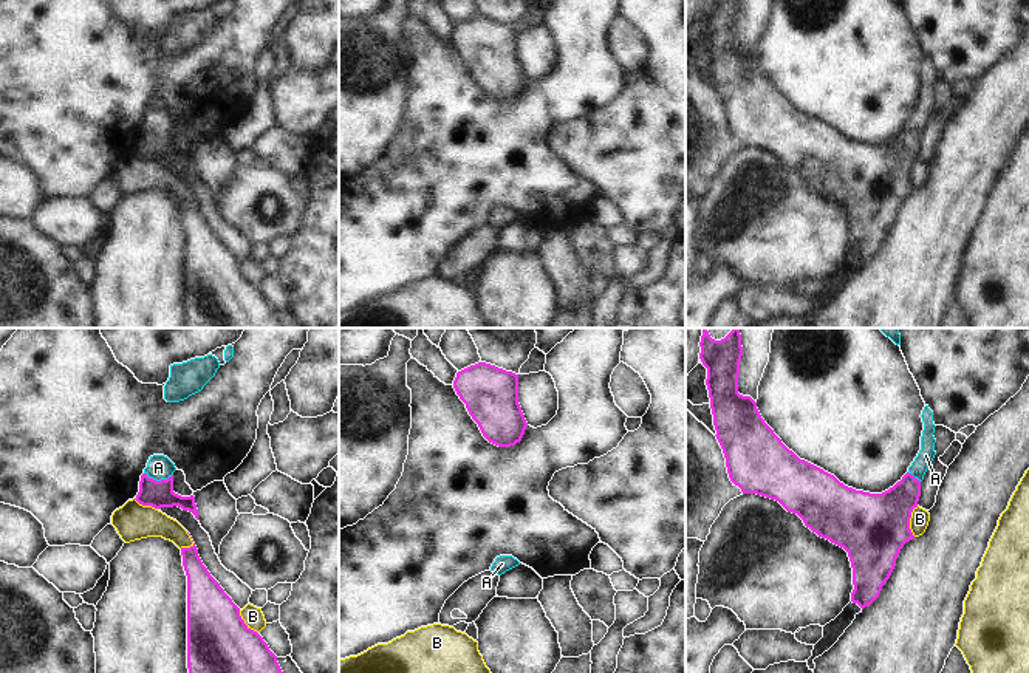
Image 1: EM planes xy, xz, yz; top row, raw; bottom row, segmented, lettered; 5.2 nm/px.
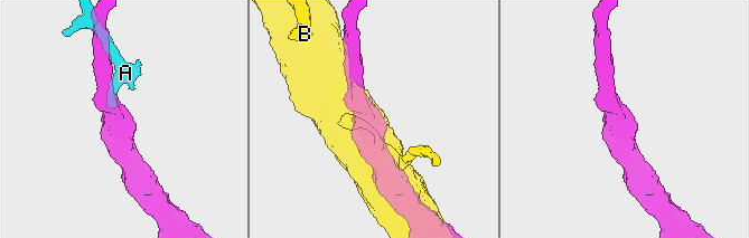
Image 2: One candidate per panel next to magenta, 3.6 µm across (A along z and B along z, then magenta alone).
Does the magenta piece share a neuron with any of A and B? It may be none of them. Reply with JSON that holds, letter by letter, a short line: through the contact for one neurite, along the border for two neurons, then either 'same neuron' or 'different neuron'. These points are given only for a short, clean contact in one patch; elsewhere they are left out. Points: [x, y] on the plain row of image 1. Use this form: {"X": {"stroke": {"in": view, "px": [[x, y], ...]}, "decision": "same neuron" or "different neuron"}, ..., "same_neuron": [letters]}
{"A": {"stroke": {"in": "xy", "px": [[158, 147], [158, 135], [158, 121]]}, "decision": "same neuron"}, "B": {"decision": "different neuron"}, "same_neuron": ["A"]}

